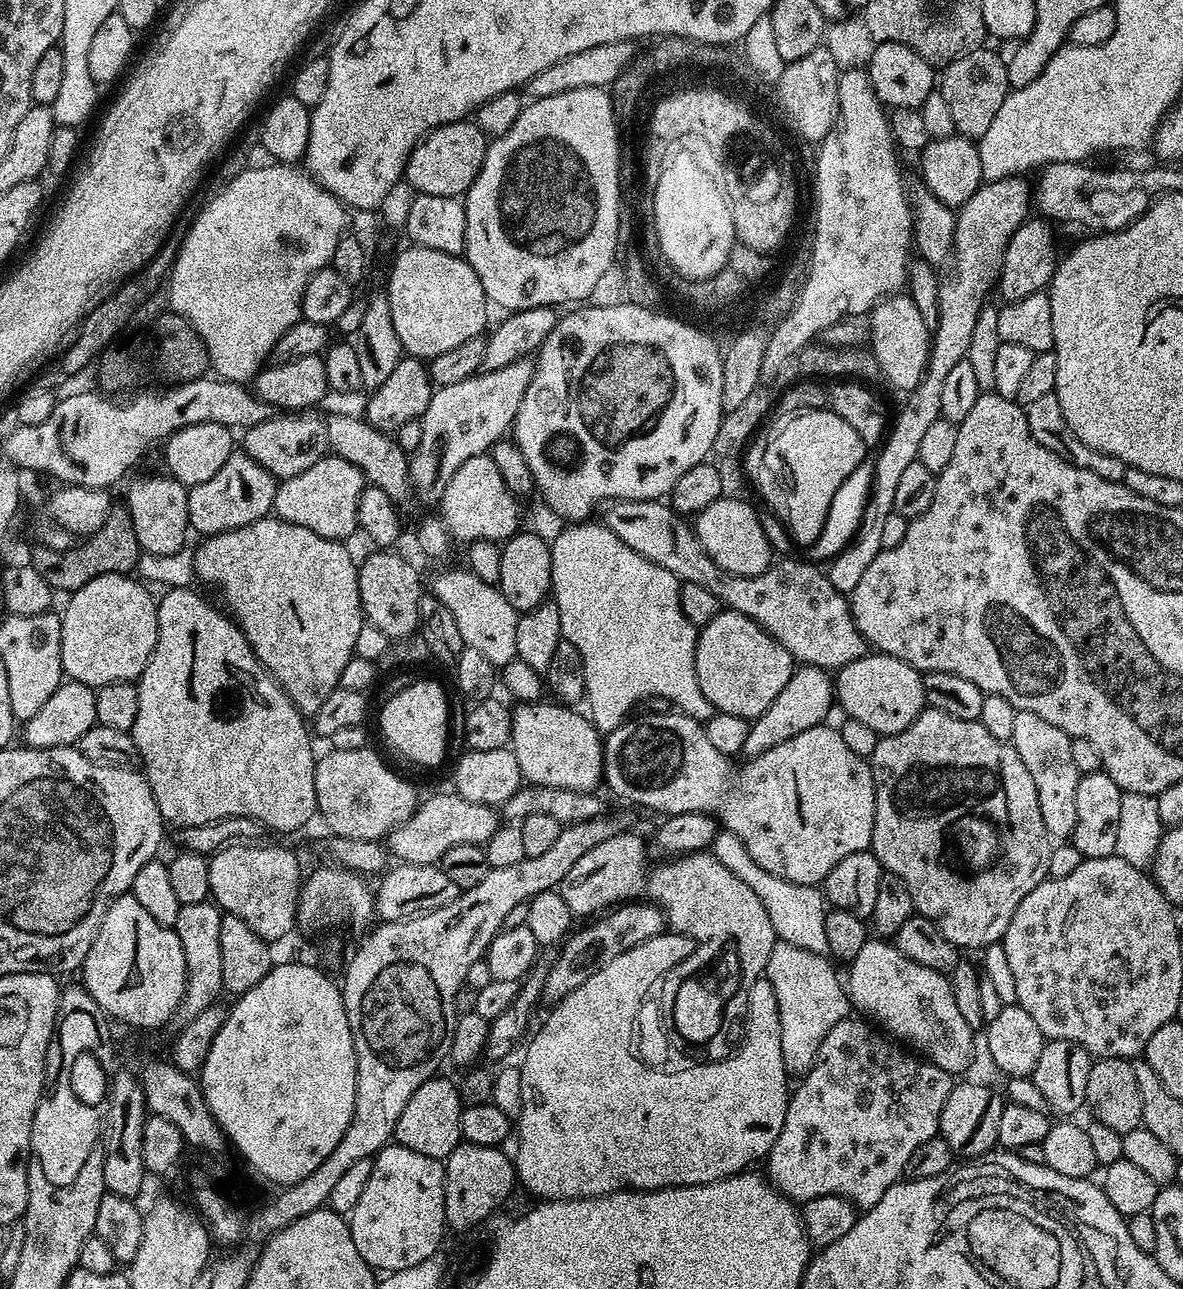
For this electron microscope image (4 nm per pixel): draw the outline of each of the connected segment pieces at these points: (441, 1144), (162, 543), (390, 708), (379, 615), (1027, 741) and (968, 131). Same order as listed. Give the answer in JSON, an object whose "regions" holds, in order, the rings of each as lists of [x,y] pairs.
{"regions":[[[[444,1074],[430,1076],[426,1082],[422,1082],[422,1086],[418,1086],[418,1090],[414,1090],[414,1094],[410,1094],[410,1102],[406,1102],[406,1106],[396,1123],[396,1131],[394,1133],[395,1143],[406,1146],[418,1154],[426,1154],[426,1158],[434,1158],[435,1160],[442,1161],[447,1160],[448,1155],[462,1142],[462,1133],[460,1130],[461,1107],[462,1101],[457,1085],[453,1082],[451,1084],[444,1077]]],[[[167,474],[140,476],[128,488],[126,501],[132,518],[132,529],[141,549],[150,556],[165,556],[181,551],[184,539],[190,536],[188,526],[188,488]]],[[[416,678],[398,693],[389,695],[380,712],[380,728],[384,736],[412,764],[436,768],[448,752],[448,700],[444,688],[436,680]]],[[[374,550],[364,562],[359,563],[359,594],[361,607],[367,621],[382,630],[384,636],[390,640],[401,640],[413,635],[419,629],[420,598],[423,595],[422,582],[417,570],[394,550]]],[[[1017,711],[1010,743],[1018,758],[1022,758],[1026,770],[1030,770],[1030,778],[1034,778],[1034,790],[1038,790],[1038,810],[1042,810],[1042,822],[1046,822],[1046,830],[1053,838],[1071,837],[1074,822],[1078,822],[1074,794],[1078,794],[1082,773],[1074,764],[1071,742],[1072,737],[1058,730],[1058,726],[1038,718],[1038,714]]],[[[979,46],[959,55],[943,69],[944,77],[939,77],[938,91],[950,105],[950,115],[954,117],[957,133],[976,142],[990,127],[990,122],[997,117],[1002,102],[1009,94],[1008,65],[1005,57],[991,52],[987,46]]]]}

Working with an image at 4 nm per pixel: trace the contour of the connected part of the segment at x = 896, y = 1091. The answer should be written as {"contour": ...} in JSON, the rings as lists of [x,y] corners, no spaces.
{"contour":[[[855,1019],[838,1022],[823,1038],[810,1074],[797,1083],[800,1084],[797,1088],[795,1085],[788,1097],[782,1130],[768,1151],[767,1179],[781,1196],[793,1202],[841,1196],[857,1209],[873,1208],[882,1194],[886,1194],[886,1190],[905,1175],[918,1146],[939,1133],[942,1106],[946,1106],[946,1098],[950,1098],[950,1090],[954,1087],[953,1073],[905,1050],[877,1031],[871,1023]]]}

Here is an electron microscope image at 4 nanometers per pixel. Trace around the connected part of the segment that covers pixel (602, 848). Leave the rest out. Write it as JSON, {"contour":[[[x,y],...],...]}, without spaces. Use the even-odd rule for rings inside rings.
{"contour":[[[631,830],[619,832],[614,838],[606,838],[606,842],[598,842],[594,850],[589,850],[577,864],[566,874],[558,891],[566,898],[566,906],[570,906],[573,917],[591,917],[603,913],[633,892],[633,897],[640,898],[644,892],[643,884],[648,880],[648,852],[644,849],[644,840],[635,836]]]}

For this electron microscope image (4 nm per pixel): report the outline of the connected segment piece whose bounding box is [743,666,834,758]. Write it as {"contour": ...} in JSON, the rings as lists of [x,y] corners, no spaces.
{"contour":[[[800,666],[793,671],[790,682],[782,686],[782,694],[774,698],[774,702],[757,720],[751,721],[746,734],[745,757],[751,758],[766,750],[774,750],[778,742],[786,742],[786,738],[794,738],[794,734],[802,734],[802,730],[810,730],[814,726],[825,723],[829,718],[828,711],[834,708],[834,680],[823,668]]]}

